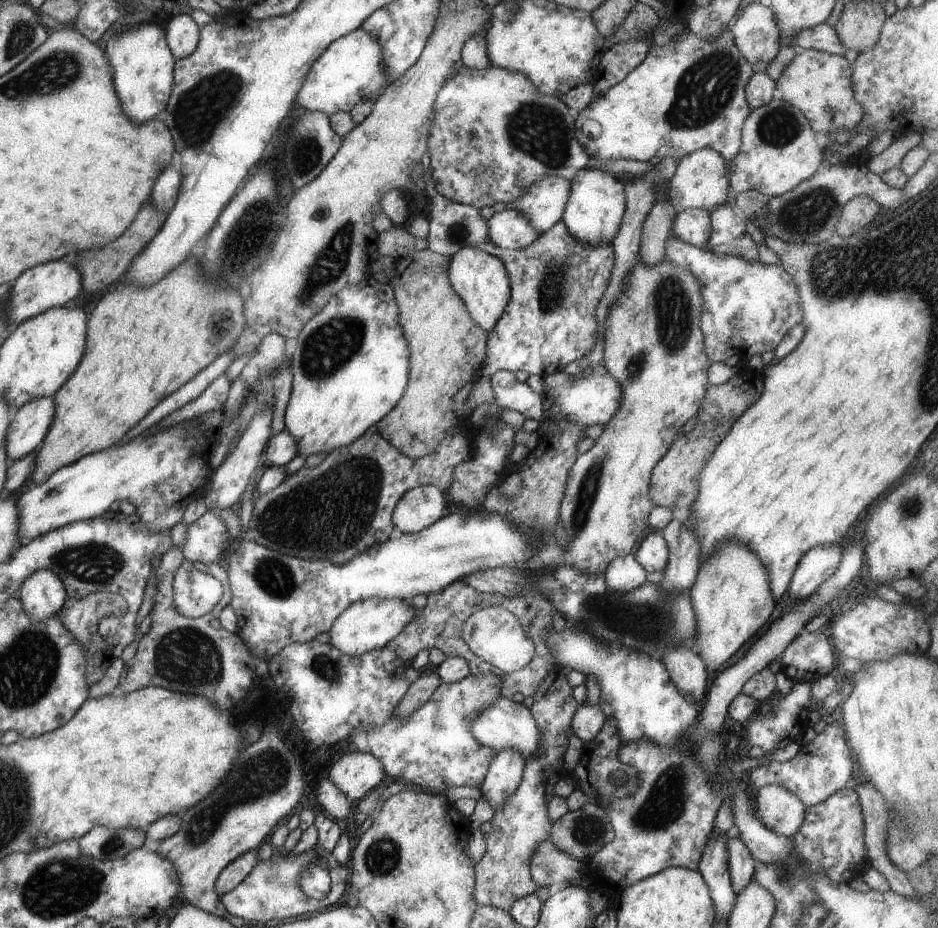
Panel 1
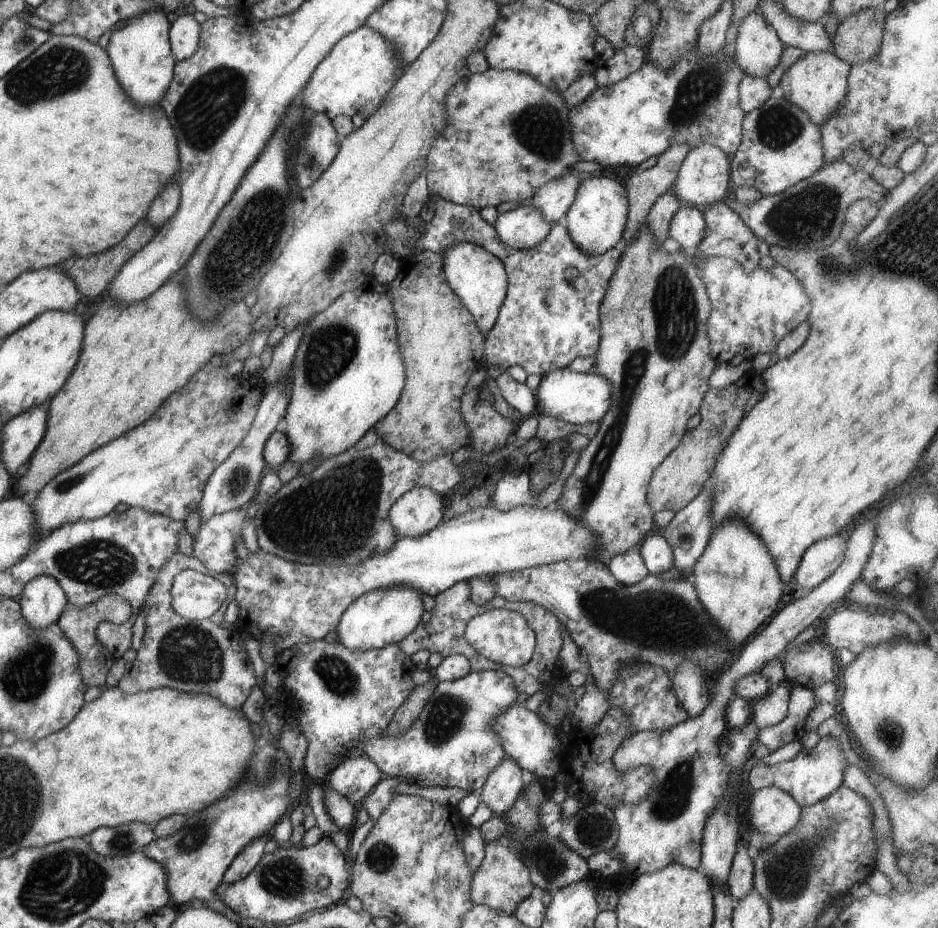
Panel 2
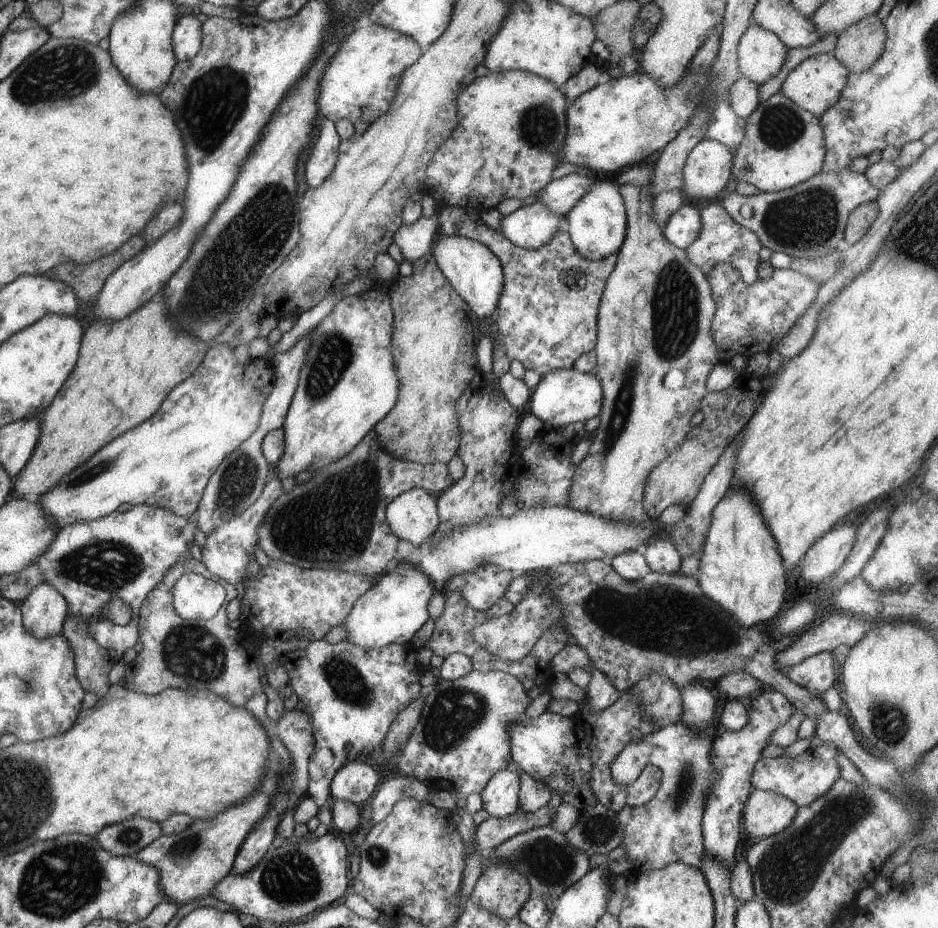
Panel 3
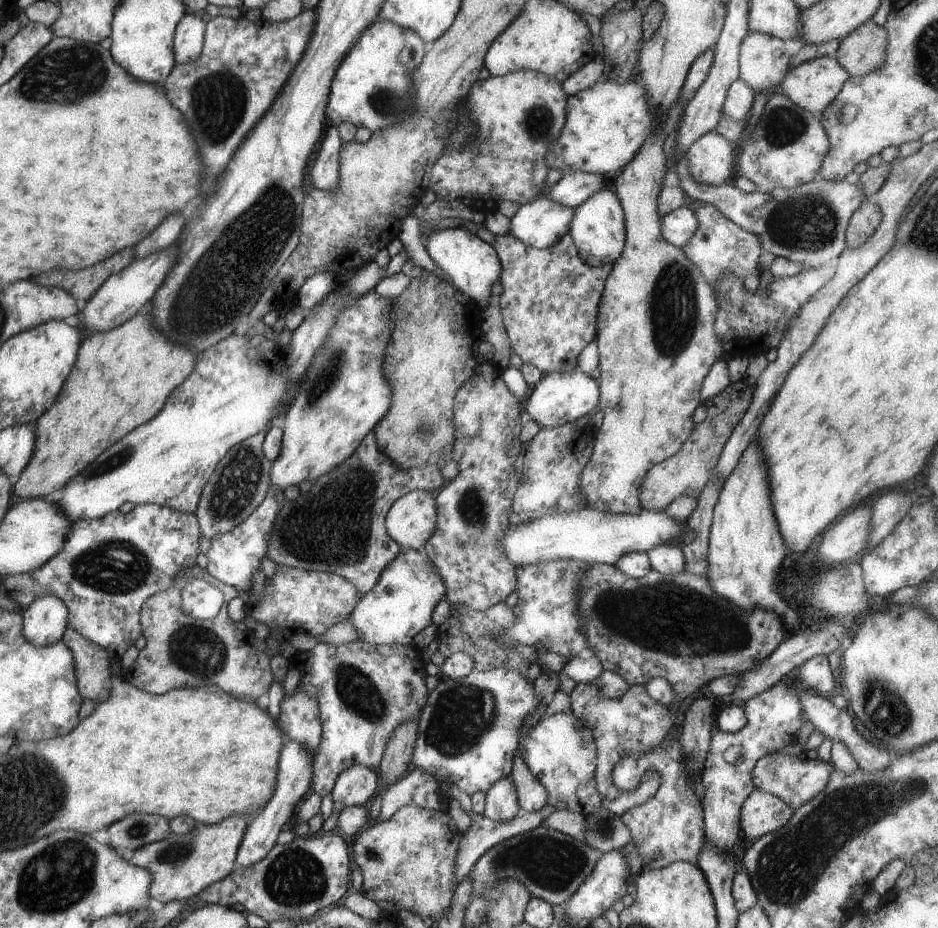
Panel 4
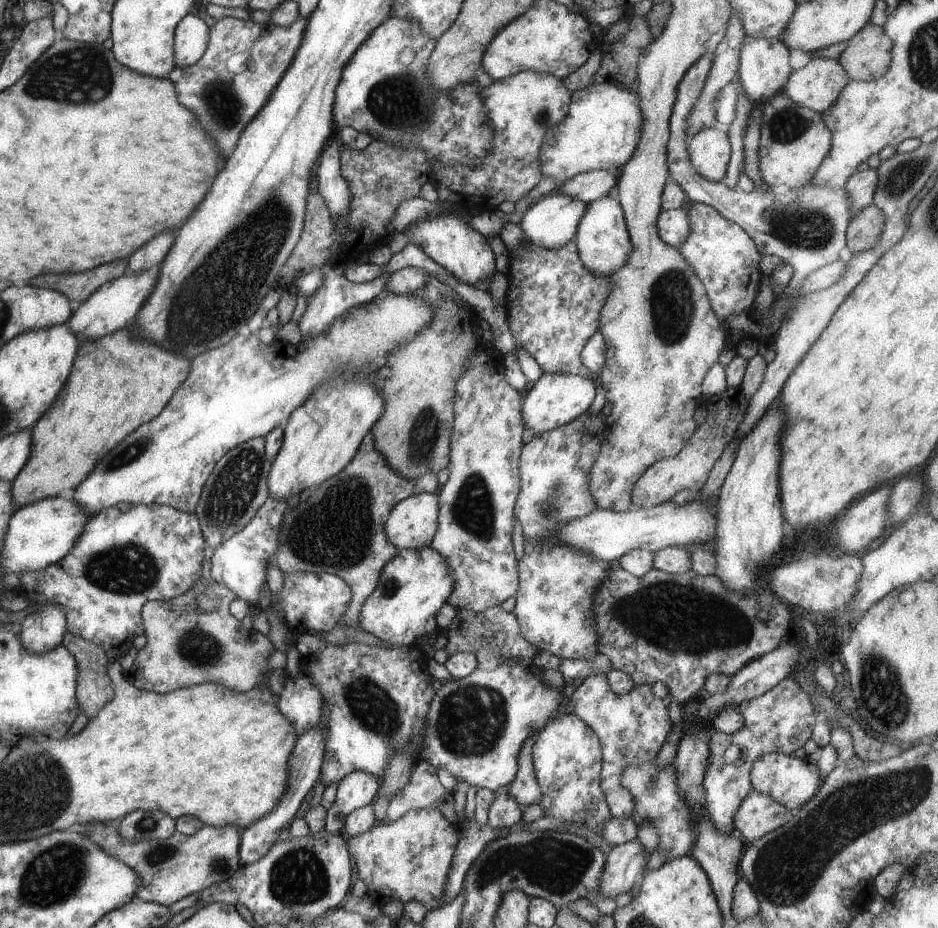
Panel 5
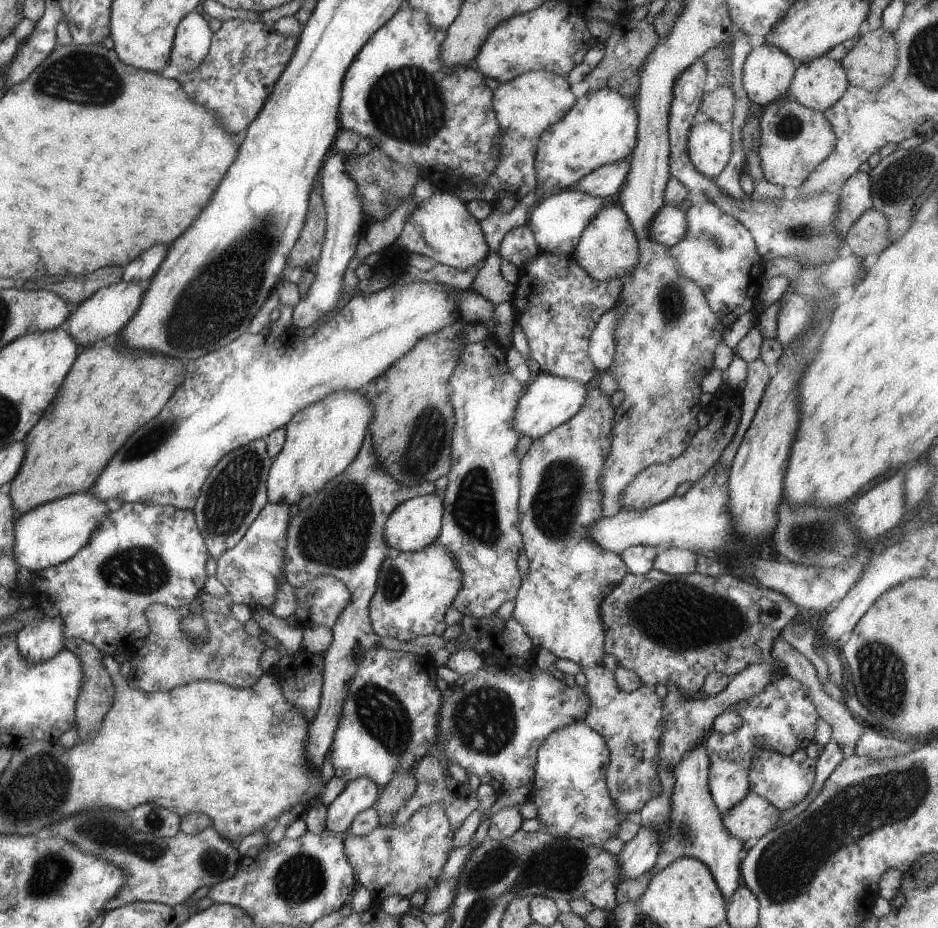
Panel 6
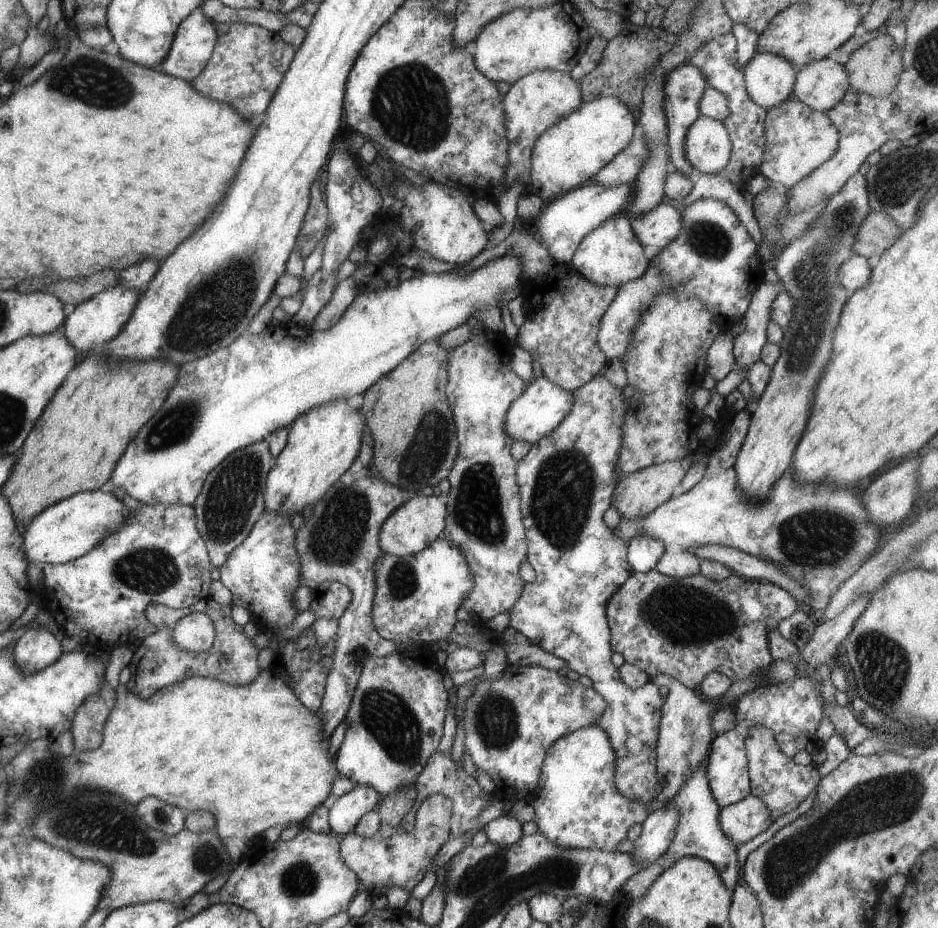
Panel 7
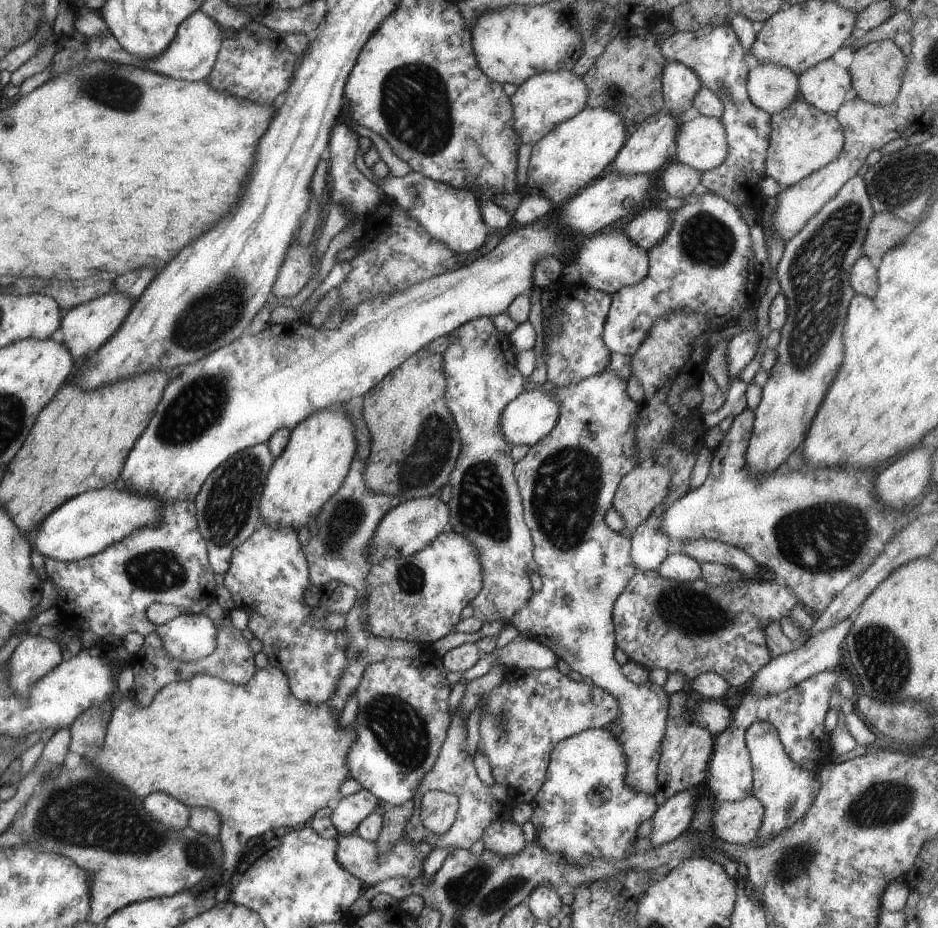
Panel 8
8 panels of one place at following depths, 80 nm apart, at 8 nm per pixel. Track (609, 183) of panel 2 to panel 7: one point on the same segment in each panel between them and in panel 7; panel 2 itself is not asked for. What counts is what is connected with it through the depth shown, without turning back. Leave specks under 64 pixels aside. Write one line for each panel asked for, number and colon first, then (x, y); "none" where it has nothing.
3: (597, 223)
4: (598, 228)
5: (603, 241)
6: (608, 249)
7: (611, 255)

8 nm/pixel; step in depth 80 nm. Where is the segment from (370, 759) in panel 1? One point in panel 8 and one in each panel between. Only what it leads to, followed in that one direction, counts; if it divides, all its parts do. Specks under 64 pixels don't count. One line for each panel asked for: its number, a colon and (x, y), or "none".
2: (354, 778)
3: (356, 782)
4: (356, 786)
5: (358, 789)
6: (360, 794)
7: (348, 809)
8: (352, 809)

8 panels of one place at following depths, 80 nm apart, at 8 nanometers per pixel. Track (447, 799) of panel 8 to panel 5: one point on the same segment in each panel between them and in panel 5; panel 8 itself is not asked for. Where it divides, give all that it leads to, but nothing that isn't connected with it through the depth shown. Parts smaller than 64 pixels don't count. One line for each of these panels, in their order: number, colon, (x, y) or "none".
5: (408, 859)
6: (392, 860)
7: (400, 861)

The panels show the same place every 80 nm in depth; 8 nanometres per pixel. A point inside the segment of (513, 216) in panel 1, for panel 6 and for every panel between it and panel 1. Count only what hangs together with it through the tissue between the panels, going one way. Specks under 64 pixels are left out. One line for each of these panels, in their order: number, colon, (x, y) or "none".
2: (525, 227)
3: (531, 226)
4: (541, 223)
5: (551, 222)
6: (559, 220)

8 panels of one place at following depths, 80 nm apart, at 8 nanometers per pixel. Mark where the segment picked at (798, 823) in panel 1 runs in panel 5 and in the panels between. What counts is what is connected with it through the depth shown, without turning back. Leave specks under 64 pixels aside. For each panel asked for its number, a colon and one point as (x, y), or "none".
2: (773, 812)
3: (765, 813)
4: (761, 813)
5: (758, 814)

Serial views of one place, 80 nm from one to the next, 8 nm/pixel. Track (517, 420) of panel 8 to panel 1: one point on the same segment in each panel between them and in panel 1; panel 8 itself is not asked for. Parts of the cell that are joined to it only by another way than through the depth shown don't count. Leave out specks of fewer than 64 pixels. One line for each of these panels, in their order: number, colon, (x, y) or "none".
1: (587, 400)
2: (579, 398)
3: (561, 397)
4: (558, 398)
5: (553, 400)
6: (548, 401)
7: (542, 406)

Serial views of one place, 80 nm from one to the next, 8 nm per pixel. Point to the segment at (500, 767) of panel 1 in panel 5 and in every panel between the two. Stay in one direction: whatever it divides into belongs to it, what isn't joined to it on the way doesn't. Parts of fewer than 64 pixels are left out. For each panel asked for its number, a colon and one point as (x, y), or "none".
2: (505, 784)
3: (500, 796)
4: (501, 805)
5: (504, 814)

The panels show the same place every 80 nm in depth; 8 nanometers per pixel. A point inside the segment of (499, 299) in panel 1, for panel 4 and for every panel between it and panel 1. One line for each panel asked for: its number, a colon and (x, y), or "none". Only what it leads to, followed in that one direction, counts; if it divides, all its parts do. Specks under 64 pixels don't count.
2: (479, 278)
3: (474, 271)
4: (472, 264)

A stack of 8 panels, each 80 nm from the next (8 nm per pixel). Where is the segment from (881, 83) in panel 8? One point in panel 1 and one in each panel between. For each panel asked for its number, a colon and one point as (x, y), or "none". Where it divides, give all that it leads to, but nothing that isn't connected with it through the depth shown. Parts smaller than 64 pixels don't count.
1: (858, 28)
2: (858, 39)
3: (861, 44)
4: (864, 50)
5: (868, 54)
6: (870, 64)
7: (874, 69)

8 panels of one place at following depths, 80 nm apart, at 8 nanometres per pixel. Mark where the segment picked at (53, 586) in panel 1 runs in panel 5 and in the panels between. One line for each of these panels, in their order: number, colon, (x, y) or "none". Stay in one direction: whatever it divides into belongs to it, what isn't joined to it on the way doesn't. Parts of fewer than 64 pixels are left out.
2: (43, 601)
3: (45, 609)
4: (44, 622)
5: (42, 631)

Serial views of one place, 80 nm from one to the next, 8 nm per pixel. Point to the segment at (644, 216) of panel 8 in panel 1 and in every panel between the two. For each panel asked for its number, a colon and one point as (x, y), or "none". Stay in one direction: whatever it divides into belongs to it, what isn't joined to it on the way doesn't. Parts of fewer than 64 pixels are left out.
1: (692, 226)
2: (687, 227)
3: (682, 228)
4: (678, 226)
5: (673, 225)
6: (667, 227)
7: (657, 227)

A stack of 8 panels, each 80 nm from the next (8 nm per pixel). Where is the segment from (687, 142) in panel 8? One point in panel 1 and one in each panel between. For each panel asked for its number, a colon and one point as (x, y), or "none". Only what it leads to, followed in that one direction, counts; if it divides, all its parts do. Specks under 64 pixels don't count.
1: (700, 181)
2: (703, 179)
3: (707, 171)
4: (711, 158)
5: (709, 149)
6: (709, 144)
7: (707, 146)

